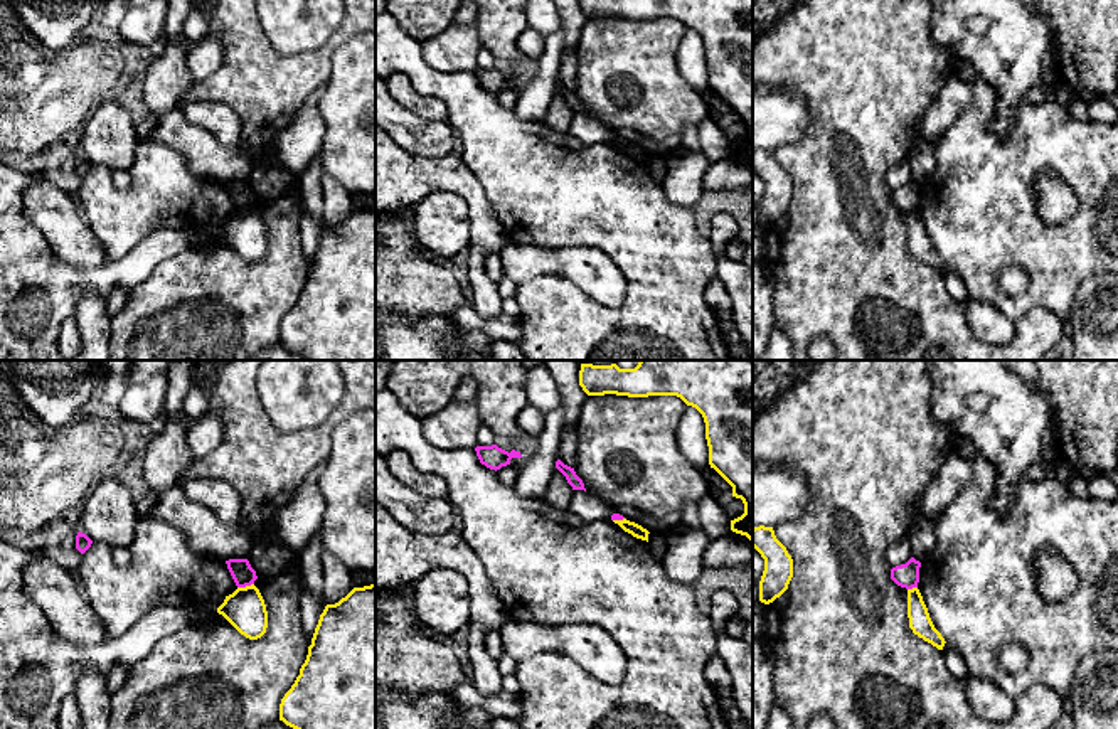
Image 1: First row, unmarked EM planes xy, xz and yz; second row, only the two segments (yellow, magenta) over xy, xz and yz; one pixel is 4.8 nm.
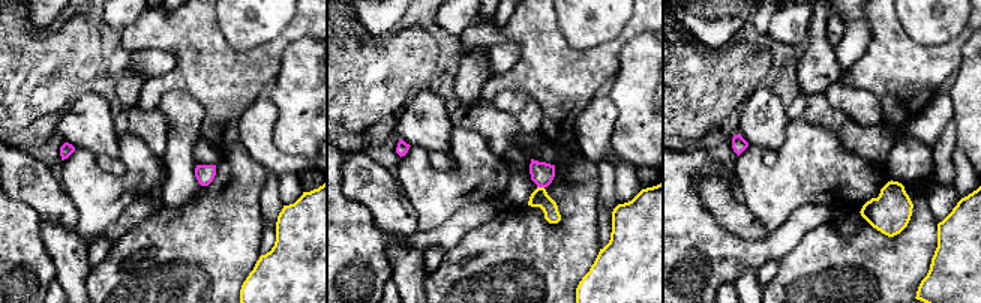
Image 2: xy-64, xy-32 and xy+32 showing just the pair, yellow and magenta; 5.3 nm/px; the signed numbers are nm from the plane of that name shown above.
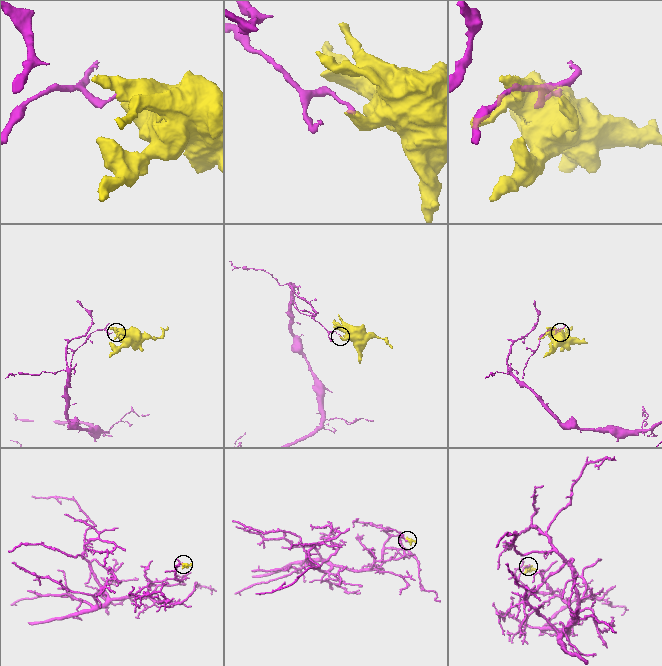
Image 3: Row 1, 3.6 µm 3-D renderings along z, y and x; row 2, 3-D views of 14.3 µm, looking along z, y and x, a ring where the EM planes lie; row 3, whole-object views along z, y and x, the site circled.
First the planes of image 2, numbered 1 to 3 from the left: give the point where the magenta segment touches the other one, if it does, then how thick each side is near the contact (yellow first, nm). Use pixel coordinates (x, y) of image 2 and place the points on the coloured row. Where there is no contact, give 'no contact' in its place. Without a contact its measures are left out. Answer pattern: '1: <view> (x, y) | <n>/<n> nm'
1: no contact
2: xy-32 (540, 188) | 100/120 nm
3: no contact

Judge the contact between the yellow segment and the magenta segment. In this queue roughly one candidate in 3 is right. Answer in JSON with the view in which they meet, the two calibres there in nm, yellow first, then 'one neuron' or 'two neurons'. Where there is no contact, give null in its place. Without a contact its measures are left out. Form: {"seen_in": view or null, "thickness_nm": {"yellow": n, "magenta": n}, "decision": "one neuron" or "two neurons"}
{"seen_in": "xy", "thickness_nm": {"yellow": 190, "magenta": 110}, "decision": "two neurons"}

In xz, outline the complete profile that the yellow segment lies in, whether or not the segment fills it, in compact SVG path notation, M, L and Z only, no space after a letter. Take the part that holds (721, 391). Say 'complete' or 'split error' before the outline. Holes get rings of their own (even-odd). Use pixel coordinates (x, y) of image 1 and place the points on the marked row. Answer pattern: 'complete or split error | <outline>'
complete | M640 360L635 369L581 364L579 386L588 396L677 396L695 407L705 423L711 468L744 503L744 513L731 520L731 530L753 542L753 360Z

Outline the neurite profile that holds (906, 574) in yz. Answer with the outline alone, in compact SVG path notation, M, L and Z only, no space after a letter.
M911 557L906 564L891 569L891 579L906 589L918 588L921 562Z

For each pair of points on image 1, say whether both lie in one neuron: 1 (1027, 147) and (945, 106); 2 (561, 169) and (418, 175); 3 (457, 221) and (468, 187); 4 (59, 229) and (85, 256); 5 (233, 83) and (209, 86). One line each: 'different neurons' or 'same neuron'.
1: different neurons
2: different neurons
3: different neurons
4: same neuron
5: same neuron

